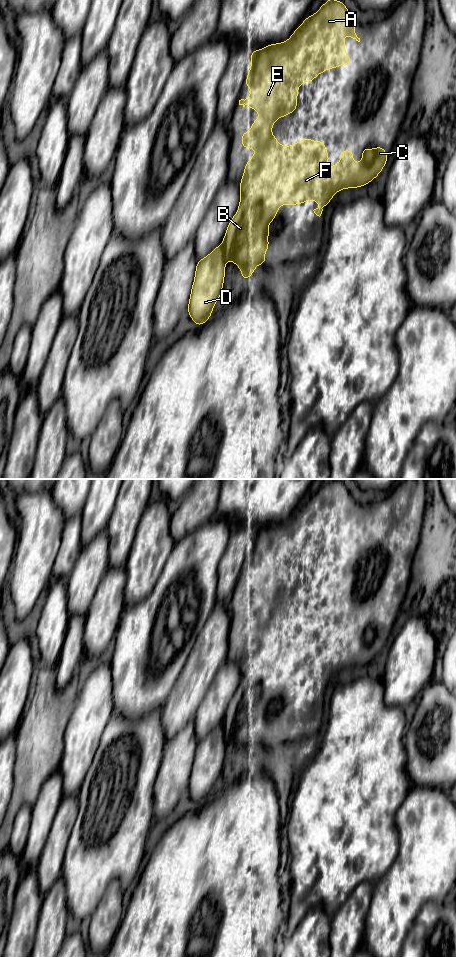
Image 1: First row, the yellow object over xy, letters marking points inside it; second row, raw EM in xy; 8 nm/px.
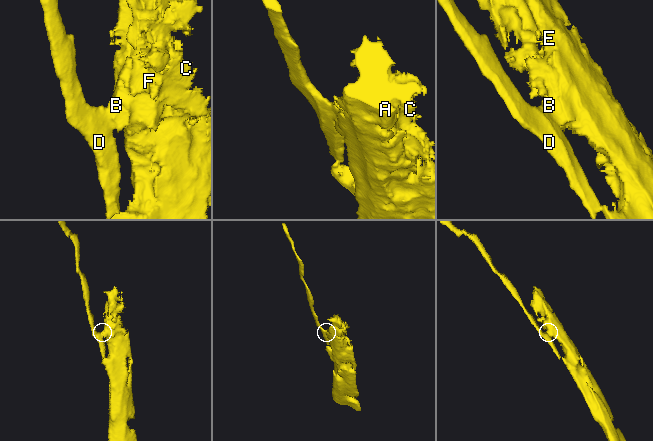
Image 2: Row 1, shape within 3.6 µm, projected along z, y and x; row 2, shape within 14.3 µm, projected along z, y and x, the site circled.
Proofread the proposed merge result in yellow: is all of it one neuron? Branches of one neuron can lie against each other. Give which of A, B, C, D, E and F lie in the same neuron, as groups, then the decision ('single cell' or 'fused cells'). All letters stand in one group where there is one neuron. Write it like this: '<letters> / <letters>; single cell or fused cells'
A B C E F / D; fused cells

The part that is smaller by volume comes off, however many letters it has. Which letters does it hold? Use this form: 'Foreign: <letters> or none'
Foreign: D

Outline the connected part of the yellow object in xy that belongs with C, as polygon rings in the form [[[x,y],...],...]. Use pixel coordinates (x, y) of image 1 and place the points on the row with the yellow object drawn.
[[[329,0],[314,15],[307,16],[287,41],[251,52],[252,67],[245,81],[245,85],[251,88],[251,94],[246,102],[244,99],[239,100],[239,105],[254,108],[260,116],[252,123],[251,130],[241,135],[242,147],[255,148],[256,152],[245,165],[240,182],[239,209],[230,221],[221,245],[223,258],[233,261],[241,269],[242,279],[250,279],[258,264],[265,265],[265,251],[269,248],[267,227],[273,222],[281,205],[299,203],[302,206],[303,202],[314,200],[320,207],[313,211],[320,217],[322,208],[337,191],[362,187],[373,181],[389,159],[383,147],[363,147],[361,163],[353,162],[352,150],[342,150],[341,161],[335,163],[327,173],[329,155],[324,141],[311,141],[305,137],[303,141],[286,147],[279,145],[271,132],[278,117],[283,118],[295,112],[300,84],[313,81],[327,69],[353,62],[345,53],[345,39],[341,37],[345,34],[360,42],[354,33],[357,27],[353,21],[342,1]]]

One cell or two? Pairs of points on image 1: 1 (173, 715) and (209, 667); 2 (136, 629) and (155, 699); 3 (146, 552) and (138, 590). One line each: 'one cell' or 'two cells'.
1: one cell
2: one cell
3: one cell

